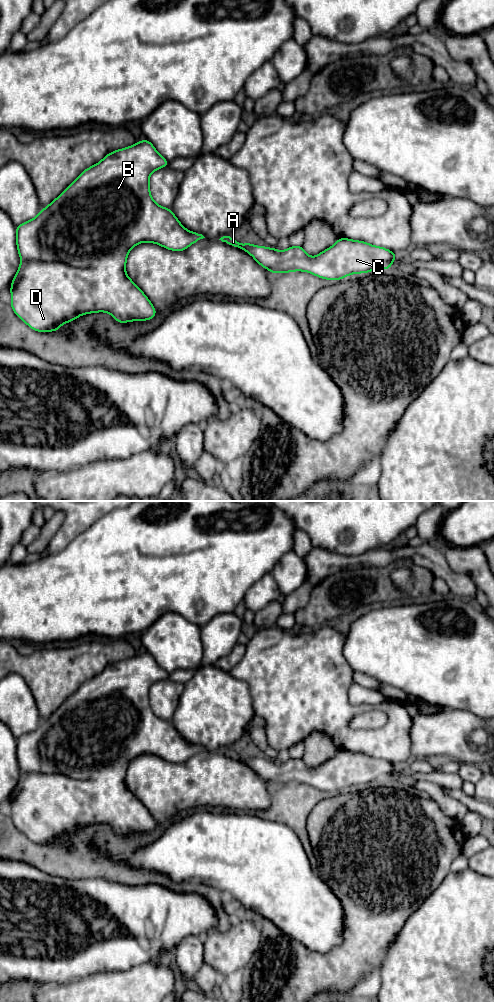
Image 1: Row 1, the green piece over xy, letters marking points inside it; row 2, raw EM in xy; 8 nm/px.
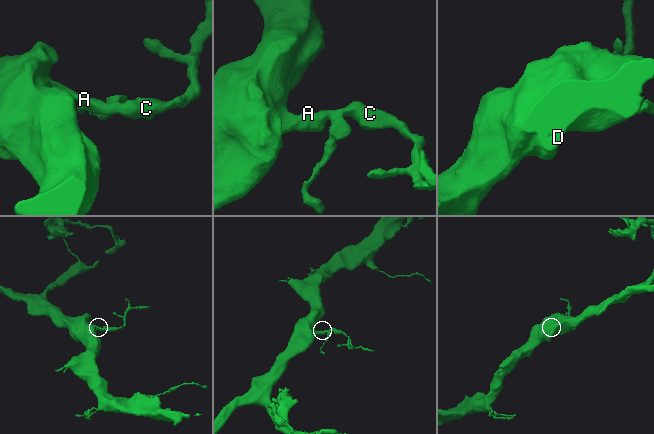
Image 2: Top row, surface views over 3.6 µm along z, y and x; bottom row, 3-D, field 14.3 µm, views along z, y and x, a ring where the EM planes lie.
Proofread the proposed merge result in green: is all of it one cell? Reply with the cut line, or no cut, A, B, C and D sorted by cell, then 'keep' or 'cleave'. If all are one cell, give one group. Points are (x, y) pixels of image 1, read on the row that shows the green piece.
cut none; groups A B C D; keep

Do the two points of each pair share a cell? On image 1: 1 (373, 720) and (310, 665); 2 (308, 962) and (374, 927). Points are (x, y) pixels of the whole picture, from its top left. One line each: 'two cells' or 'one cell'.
1: two cells
2: one cell

